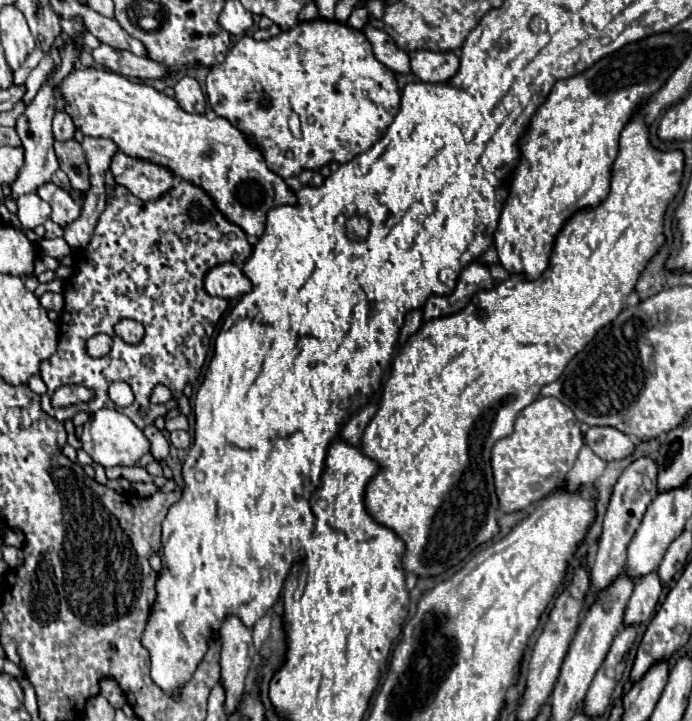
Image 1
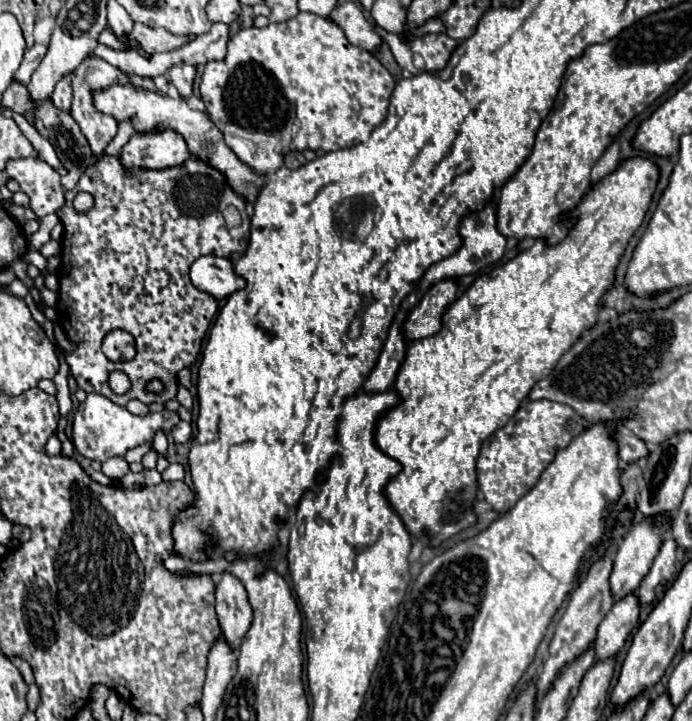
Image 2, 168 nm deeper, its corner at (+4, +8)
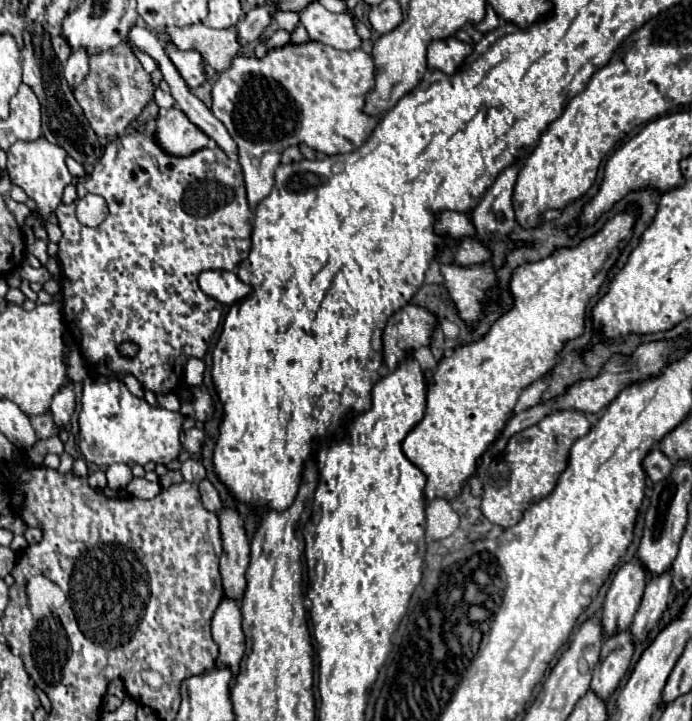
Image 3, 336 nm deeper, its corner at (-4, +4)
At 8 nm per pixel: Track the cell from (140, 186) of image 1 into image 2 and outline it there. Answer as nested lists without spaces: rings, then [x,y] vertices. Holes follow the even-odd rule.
[[[171,130],[133,134],[119,152],[119,162],[123,164],[123,168],[163,170],[179,166],[187,158],[189,150],[185,140]]]

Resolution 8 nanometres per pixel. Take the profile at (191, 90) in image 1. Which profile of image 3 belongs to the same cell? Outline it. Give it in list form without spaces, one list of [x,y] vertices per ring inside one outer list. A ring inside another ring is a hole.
[[[171,42],[165,44],[165,52],[167,52],[167,56],[171,58],[171,62],[175,64],[175,68],[179,70],[179,74],[183,76],[183,80],[187,82],[189,88],[197,88],[205,82],[205,72],[203,72],[203,62],[201,62],[199,52],[179,50]]]

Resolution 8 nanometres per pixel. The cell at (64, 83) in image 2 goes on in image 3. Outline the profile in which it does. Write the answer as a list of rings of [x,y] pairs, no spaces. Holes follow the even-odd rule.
[[[75,48],[69,56],[69,60],[65,62],[65,78],[67,78],[71,88],[75,88],[77,84],[83,82],[83,78],[87,76],[87,68],[89,68],[87,50],[85,48]]]

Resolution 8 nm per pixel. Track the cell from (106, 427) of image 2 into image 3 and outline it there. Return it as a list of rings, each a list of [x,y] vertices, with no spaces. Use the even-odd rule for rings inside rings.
[[[89,374],[83,380],[81,412],[78,418],[78,447],[85,462],[97,466],[111,466],[123,462],[133,464],[169,464],[179,456],[181,424],[183,416],[179,412],[165,410],[161,406],[151,406],[143,398],[133,396],[127,386],[117,378],[105,378],[99,374]]]

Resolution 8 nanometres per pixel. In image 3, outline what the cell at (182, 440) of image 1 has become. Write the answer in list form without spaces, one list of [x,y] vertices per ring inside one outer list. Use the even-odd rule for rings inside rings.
[[[191,428],[187,432],[181,432],[181,444],[191,454],[199,454],[201,452],[203,440],[205,440],[205,432],[199,430],[199,428]]]

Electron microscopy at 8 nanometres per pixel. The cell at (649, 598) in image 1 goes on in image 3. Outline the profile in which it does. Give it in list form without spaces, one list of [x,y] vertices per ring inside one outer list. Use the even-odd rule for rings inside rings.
[[[629,630],[605,638],[601,646],[599,668],[593,672],[591,692],[595,692],[599,698],[607,702],[609,696],[619,686],[621,678],[625,676],[631,656],[633,656],[633,636]]]

